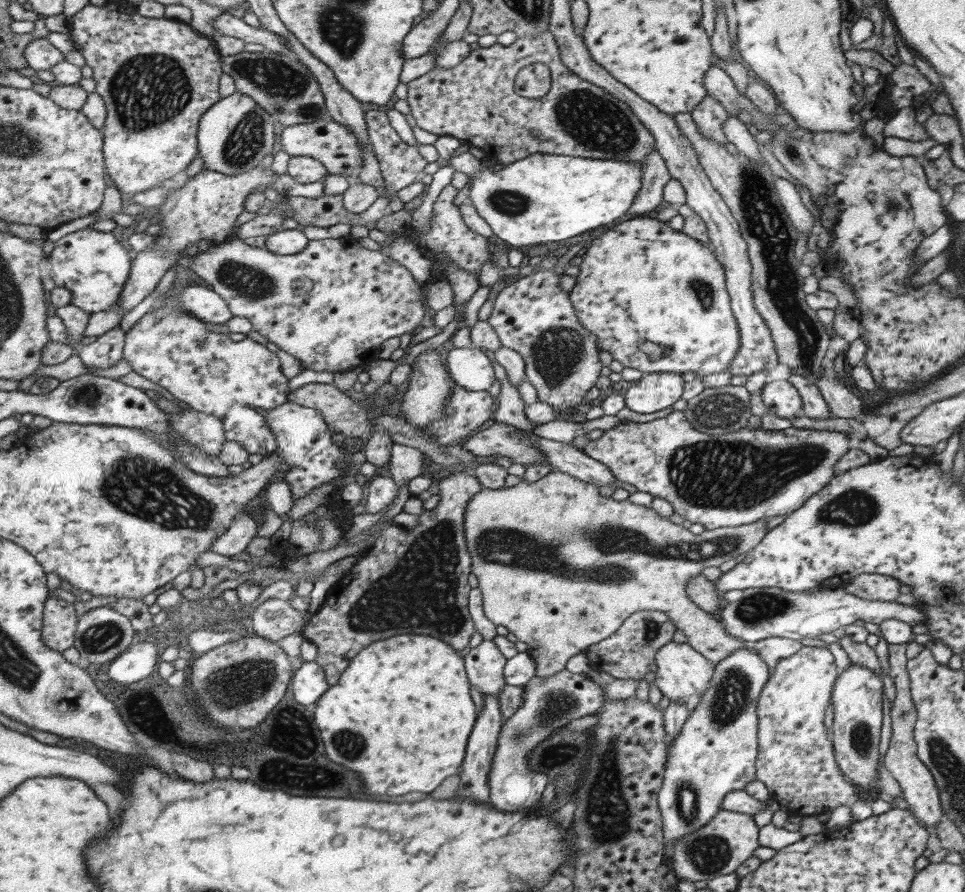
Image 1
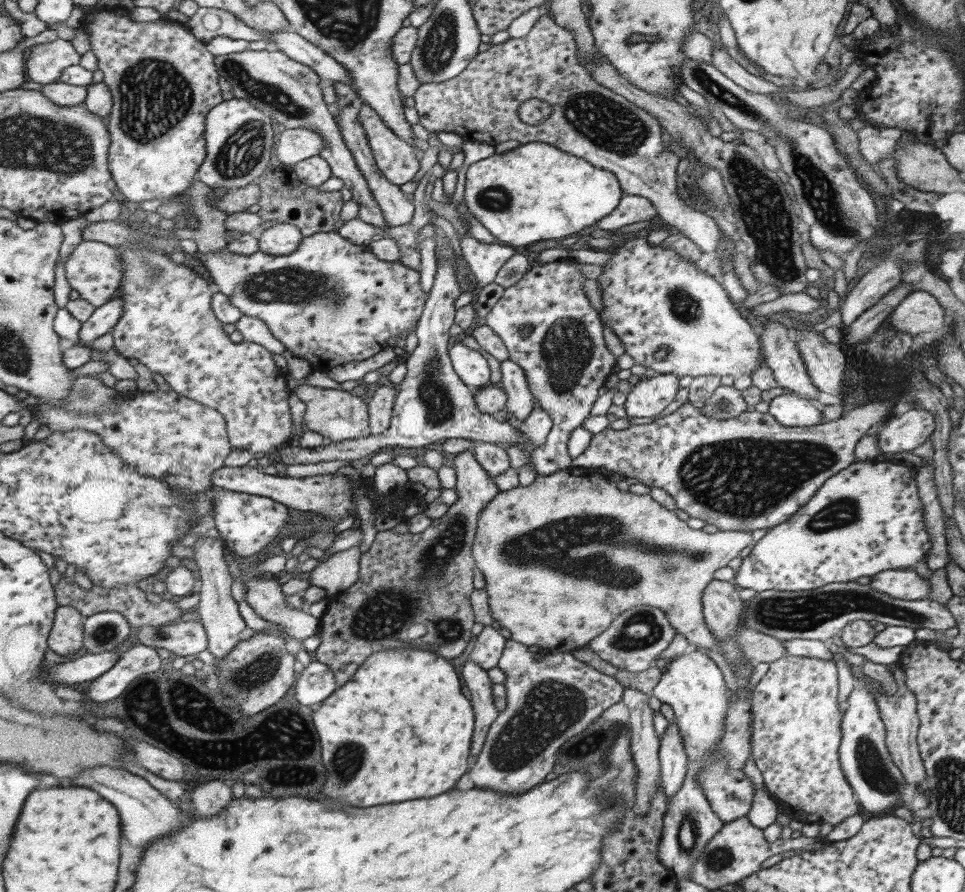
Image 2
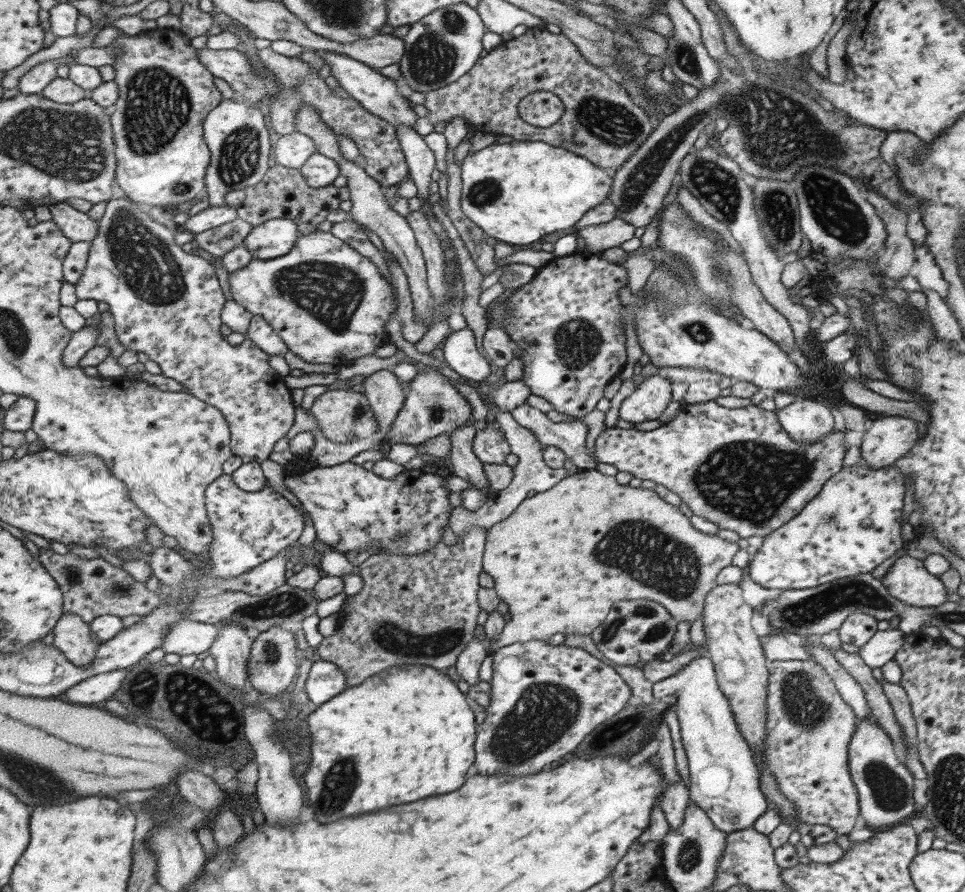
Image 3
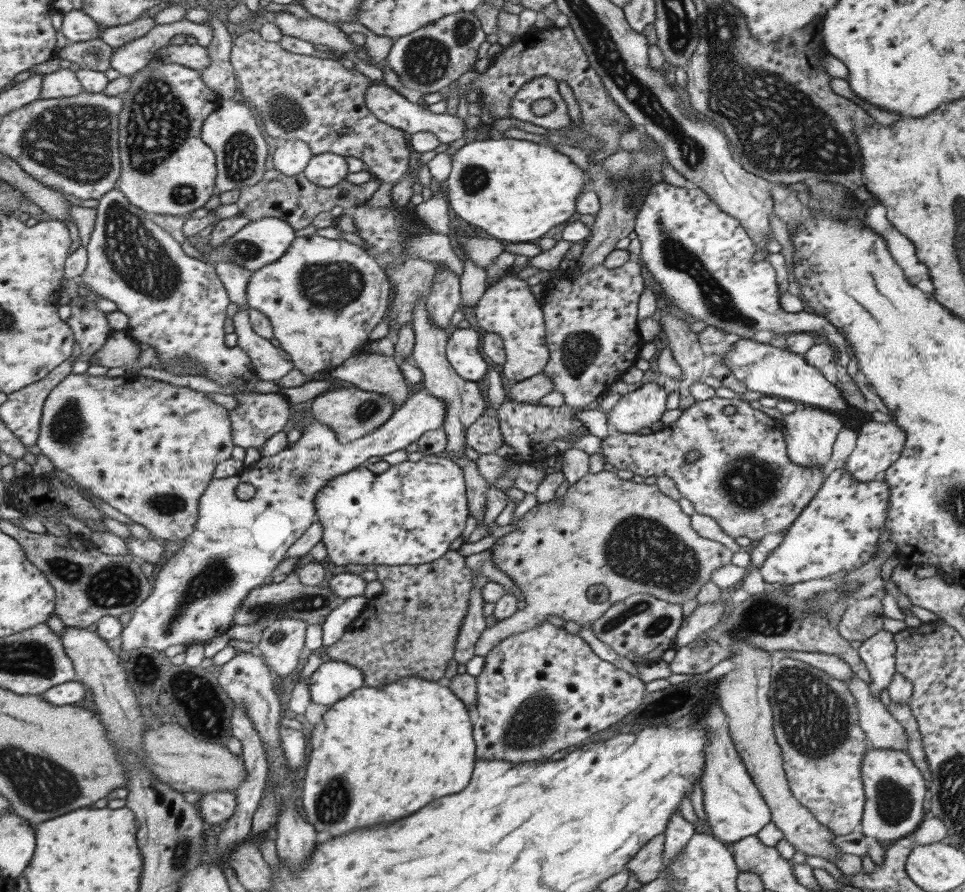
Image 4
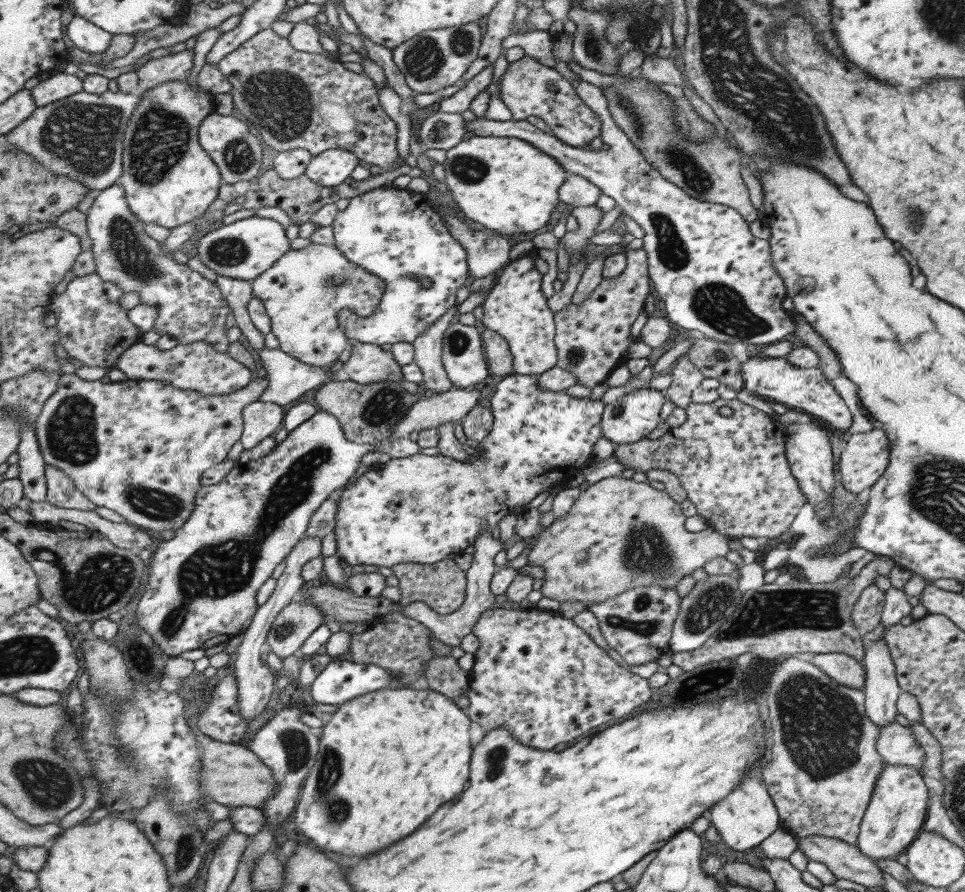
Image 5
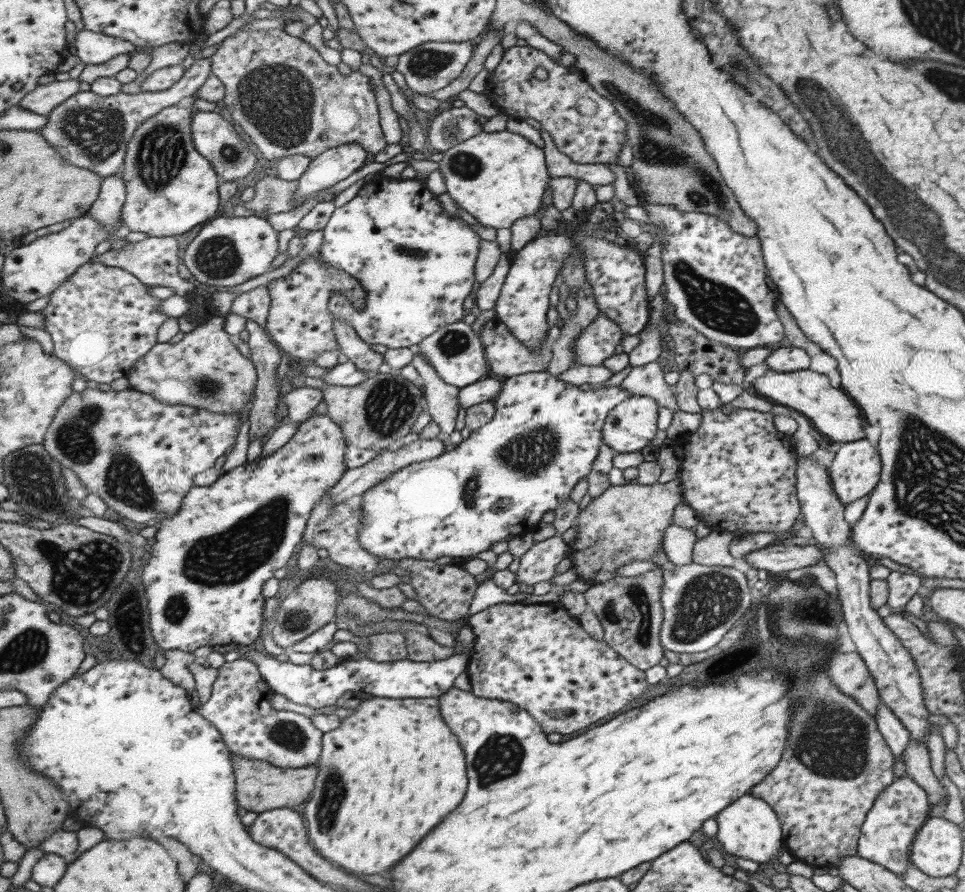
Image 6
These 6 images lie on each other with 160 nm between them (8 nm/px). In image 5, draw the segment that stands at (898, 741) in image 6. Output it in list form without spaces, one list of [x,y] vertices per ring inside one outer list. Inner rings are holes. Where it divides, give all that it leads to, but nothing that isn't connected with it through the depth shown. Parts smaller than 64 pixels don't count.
[[[883,637],[871,641],[864,652],[861,663],[865,673],[864,683],[861,688],[864,692],[865,715],[872,724],[875,724],[878,728],[883,728],[883,726],[895,722],[895,715],[897,715],[896,700],[901,693],[896,683],[894,664]]]

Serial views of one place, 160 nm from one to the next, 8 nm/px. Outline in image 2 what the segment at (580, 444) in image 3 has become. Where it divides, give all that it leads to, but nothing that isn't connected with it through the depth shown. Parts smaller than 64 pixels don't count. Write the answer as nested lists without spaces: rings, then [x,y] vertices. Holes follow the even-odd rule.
[[[511,359],[502,360],[500,367],[501,380],[499,384],[506,394],[504,408],[515,418],[523,420],[533,410],[535,402],[525,382],[525,376],[521,368]]]

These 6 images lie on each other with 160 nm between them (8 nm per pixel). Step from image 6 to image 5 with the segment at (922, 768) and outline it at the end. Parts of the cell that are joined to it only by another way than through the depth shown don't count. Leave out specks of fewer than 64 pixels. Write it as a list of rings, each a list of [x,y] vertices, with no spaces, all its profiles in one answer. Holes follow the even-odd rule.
[[[891,722],[879,728],[875,751],[882,761],[892,765],[907,765],[917,769],[920,775],[923,762],[923,749],[913,737],[910,728]]]

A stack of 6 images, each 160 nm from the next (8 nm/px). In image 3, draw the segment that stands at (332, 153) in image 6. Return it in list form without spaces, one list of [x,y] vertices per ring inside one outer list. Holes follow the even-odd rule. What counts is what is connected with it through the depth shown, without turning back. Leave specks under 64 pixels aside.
[[[317,152],[303,165],[303,168],[300,168],[300,171],[309,186],[321,188],[333,185],[341,175],[342,169],[334,158]]]

